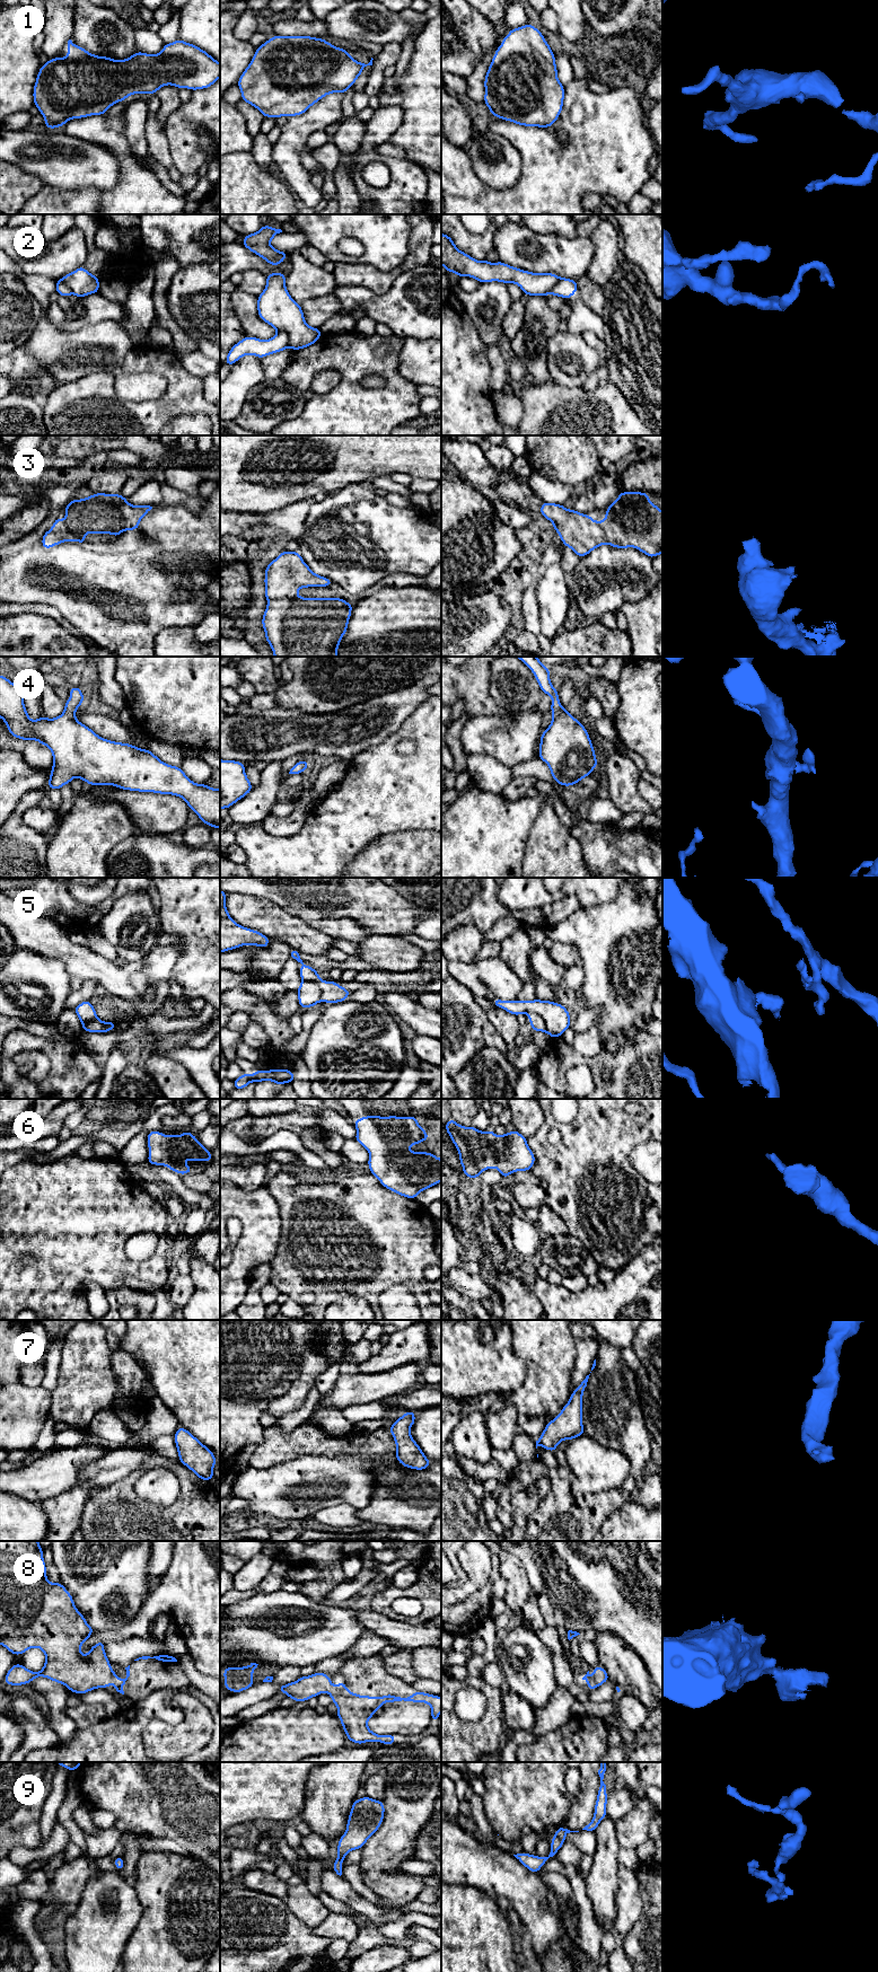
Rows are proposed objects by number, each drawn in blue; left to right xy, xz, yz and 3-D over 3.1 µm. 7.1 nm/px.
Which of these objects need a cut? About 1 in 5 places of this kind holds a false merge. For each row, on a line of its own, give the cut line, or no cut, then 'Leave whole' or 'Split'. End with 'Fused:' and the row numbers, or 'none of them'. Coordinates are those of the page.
1: No split. Leave whole
2: Split along xz (278, 329), (283, 329), (287, 333), (289, 345). Split
3: No split. Leave whole
4: No split. Leave whole
5: Split along xz (303, 978), (310, 979), (318, 986), (321, 1001). Split
6: No split. Leave whole
7: No split. Leave whole
8: No split. Leave whole
9: No split. Leave whole
Fused: 2, 5

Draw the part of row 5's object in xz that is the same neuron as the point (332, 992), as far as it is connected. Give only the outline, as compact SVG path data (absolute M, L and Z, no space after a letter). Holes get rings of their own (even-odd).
M291 949L289 956L300 962L302 966L300 967L299 975L301 979L315 981L322 992L322 1001L325 1003L339 1003L346 1001L348 996L351 994L350 991L340 986L335 980L325 981L322 980L317 970L313 967L307 966L300 959L300 952L298 950Z

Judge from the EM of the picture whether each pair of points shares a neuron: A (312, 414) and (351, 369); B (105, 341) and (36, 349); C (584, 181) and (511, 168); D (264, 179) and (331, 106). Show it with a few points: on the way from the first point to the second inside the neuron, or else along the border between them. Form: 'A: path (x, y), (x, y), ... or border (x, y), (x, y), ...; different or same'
A: path (325, 408), (349, 383); same
B: path (88, 342), (82, 342), (67, 349), (53, 349); same
C: border (512, 144), (520, 156), (520, 176), (503, 190); different
D: border (278, 176), (295, 196); different

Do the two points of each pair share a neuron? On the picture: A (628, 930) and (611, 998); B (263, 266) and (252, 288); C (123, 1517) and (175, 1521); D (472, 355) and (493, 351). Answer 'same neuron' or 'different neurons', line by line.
A: same neuron
B: different neurons
C: same neuron
D: different neurons

